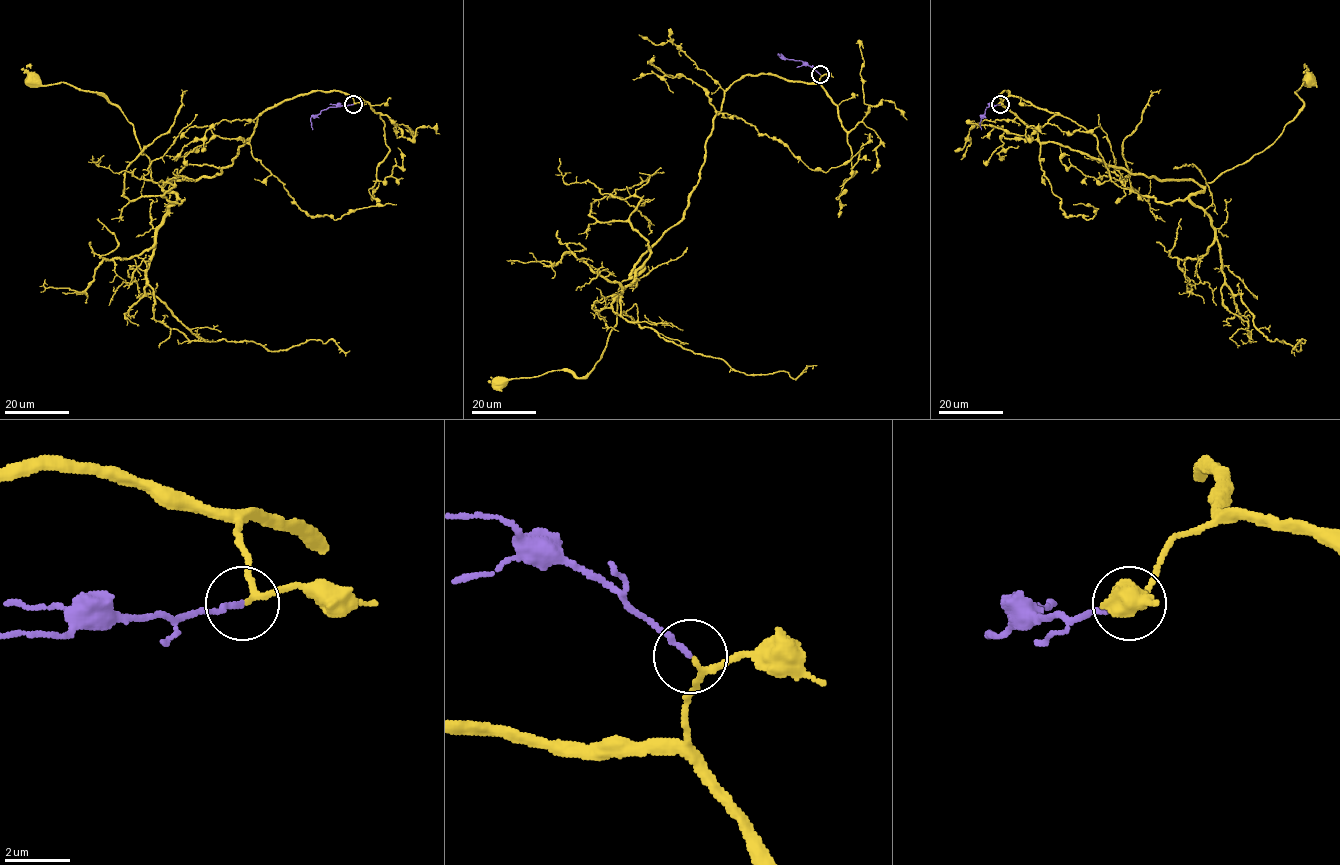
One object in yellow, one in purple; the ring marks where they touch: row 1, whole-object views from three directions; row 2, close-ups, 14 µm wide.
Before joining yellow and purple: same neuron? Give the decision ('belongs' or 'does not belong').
belongs

